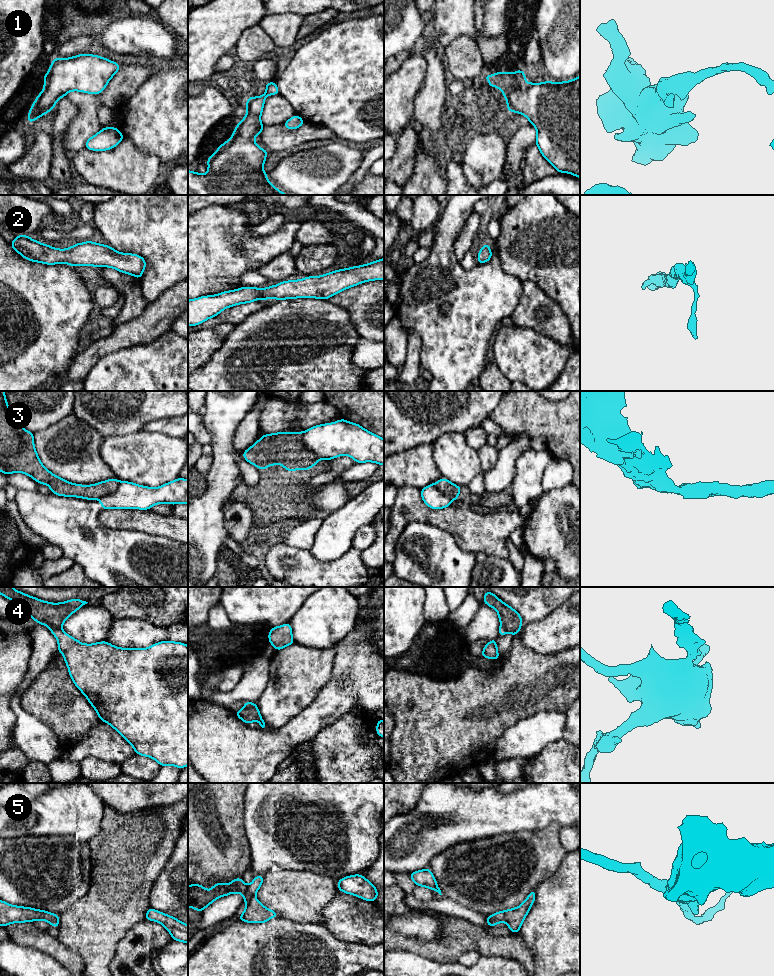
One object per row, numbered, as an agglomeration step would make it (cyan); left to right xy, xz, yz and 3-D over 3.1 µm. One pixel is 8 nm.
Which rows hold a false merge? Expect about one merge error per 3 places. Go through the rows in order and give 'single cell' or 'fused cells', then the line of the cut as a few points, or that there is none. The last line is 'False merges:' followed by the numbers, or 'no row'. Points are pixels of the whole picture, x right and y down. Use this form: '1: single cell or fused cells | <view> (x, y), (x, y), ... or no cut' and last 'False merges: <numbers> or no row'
1: single cell | no cut
2: single cell | no cut
3: fused cells | xz (303, 432), (301, 443), (319, 459)
4: fused cells | xy (48, 627), (60, 629)
5: fused cells | xz (246, 886), (246, 893), (254, 896)
False merges: 3, 4, 5

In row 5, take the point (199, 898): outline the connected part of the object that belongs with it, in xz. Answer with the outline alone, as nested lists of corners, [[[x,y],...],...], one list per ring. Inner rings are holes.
[[[236,878],[228,884],[215,883],[211,890],[205,889],[202,885],[193,884],[188,886],[188,907],[202,912],[208,905],[217,900],[220,896],[224,897],[232,893],[239,893],[244,896],[246,908],[239,919],[248,923],[266,923],[278,914],[267,909],[260,903],[255,896],[247,895],[247,885],[242,878]]]

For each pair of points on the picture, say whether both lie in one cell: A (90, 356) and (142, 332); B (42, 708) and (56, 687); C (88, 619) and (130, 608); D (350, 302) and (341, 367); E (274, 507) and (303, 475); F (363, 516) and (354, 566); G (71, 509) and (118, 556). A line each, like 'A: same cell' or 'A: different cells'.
A: same cell
B: same cell
C: different cells
D: different cells
E: same cell
F: different cells
G: same cell

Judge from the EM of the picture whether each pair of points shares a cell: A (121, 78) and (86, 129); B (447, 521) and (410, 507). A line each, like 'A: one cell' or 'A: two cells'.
A: one cell
B: one cell

